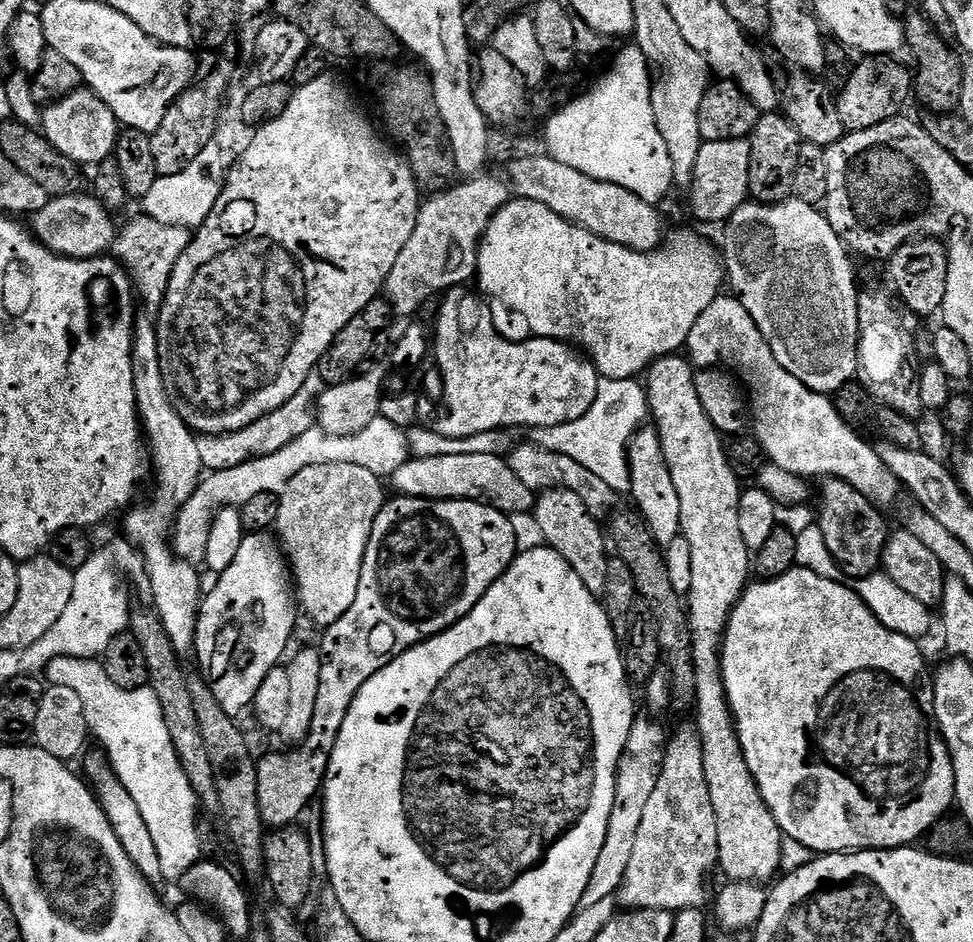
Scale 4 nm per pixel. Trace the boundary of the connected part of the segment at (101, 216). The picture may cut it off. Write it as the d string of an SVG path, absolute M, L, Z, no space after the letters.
M78 191L69 196L50 198L42 210L31 213L30 231L54 254L71 260L92 260L95 256L105 255L116 240L118 223L111 214L109 205L103 204L98 197Z

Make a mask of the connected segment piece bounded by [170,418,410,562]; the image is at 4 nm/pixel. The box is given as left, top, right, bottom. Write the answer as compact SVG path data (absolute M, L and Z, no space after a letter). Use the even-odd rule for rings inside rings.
M381 418L370 422L366 430L358 430L353 436L331 436L323 432L318 426L306 430L294 442L282 446L278 454L270 454L266 458L254 458L242 466L234 466L234 470L218 470L208 472L201 479L194 494L180 510L176 517L174 531L170 543L181 560L200 562L208 554L208 536L212 532L212 522L217 512L222 508L240 510L250 498L258 494L272 494L279 497L280 493L290 486L294 474L302 474L306 466L322 466L330 462L354 462L354 466L366 466L378 477L390 478L398 466L402 466L410 459L408 451L408 437L405 429L399 428L388 420Z

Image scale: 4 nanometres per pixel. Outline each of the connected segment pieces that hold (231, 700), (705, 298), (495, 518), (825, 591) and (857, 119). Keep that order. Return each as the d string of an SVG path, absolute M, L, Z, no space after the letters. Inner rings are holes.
M267 531L245 535L242 546L238 546L234 554L234 562L230 562L228 569L215 579L216 585L209 592L207 589L200 606L200 616L196 619L194 656L200 659L204 667L203 679L207 680L214 698L218 698L218 706L222 706L222 710L233 718L240 718L244 711L247 713L251 709L258 686L262 686L262 678L266 678L266 674L270 674L270 670L277 668L285 659L284 651L296 628L298 600L281 545L277 537Z
M519 198L509 199L496 211L479 249L479 291L513 308L528 323L533 337L563 340L582 350L606 380L631 380L647 373L658 358L677 355L687 345L694 322L702 318L702 310L721 295L720 287L726 284L721 249L696 232L671 233L654 251L639 252L598 238L598 234L554 214L542 202Z
M393 495L385 503L383 510L370 530L366 554L362 562L362 578L358 578L358 594L354 597L354 606L338 618L331 626L323 629L324 641L318 644L322 657L322 678L318 686L318 702L314 702L314 718L310 721L307 740L288 752L272 752L269 756L260 756L256 765L258 774L258 794L260 795L260 814L269 829L287 828L297 823L296 819L304 812L304 807L312 799L321 795L324 777L328 774L328 763L334 754L342 722L354 702L361 686L378 670L382 670L389 659L397 655L396 640L419 642L427 636L436 636L452 628L466 614L474 610L481 600L482 590L490 590L488 582L497 580L507 570L506 562L513 562L510 554L518 554L515 544L514 526L509 513L499 512L490 504L478 500L423 500L417 496ZM484 544L494 546L494 550L484 550ZM456 560L468 562L466 586L462 592L462 602L454 602L444 594L444 570Z
M793 566L788 572L780 577L772 579L761 579L759 582L749 583L748 587L740 596L740 601L732 608L732 613L728 619L728 625L724 631L724 642L720 646L720 673L722 674L722 682L724 689L728 695L728 705L732 711L732 718L736 722L736 733L740 739L740 745L744 751L746 762L750 766L750 774L754 778L754 782L758 786L758 790L762 794L762 798L766 802L766 806L774 814L774 818L780 824L780 831L789 841L792 840L796 844L805 844L812 851L812 854L831 854L834 852L863 852L865 850L887 850L889 848L902 848L912 846L923 837L937 824L943 816L949 815L950 809L953 807L956 799L956 779L954 778L954 766L952 765L952 756L948 752L948 744L944 740L944 736L940 732L940 724L936 720L936 707L934 706L934 690L932 689L934 680L928 676L928 668L924 665L924 656L920 653L920 648L915 643L913 637L903 636L894 630L890 630L886 626L882 626L882 622L878 622L878 618L866 606L866 602L862 602L862 598L856 593L855 587L840 584L839 579L831 580L825 576L814 574L814 570L806 570L799 566Z
M864 56L861 64L848 76L848 81L844 84L844 89L838 92L836 104L838 114L842 118L842 126L848 132L861 132L870 130L870 126L878 126L887 120L895 120L901 115L904 103L913 95L914 92L914 72L907 64L903 64L896 56Z

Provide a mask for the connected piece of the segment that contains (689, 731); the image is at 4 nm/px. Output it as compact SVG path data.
M691 723L688 724L682 725L673 736L671 733L667 741L658 786L654 786L654 794L649 798L642 814L642 823L638 826L638 839L634 842L630 866L626 866L624 881L618 893L619 903L624 903L623 907L628 910L649 908L675 914L684 908L703 909L704 903L710 900L708 875L717 871L720 862L718 818L714 818L714 802L710 802L710 790L706 786L700 731Z

